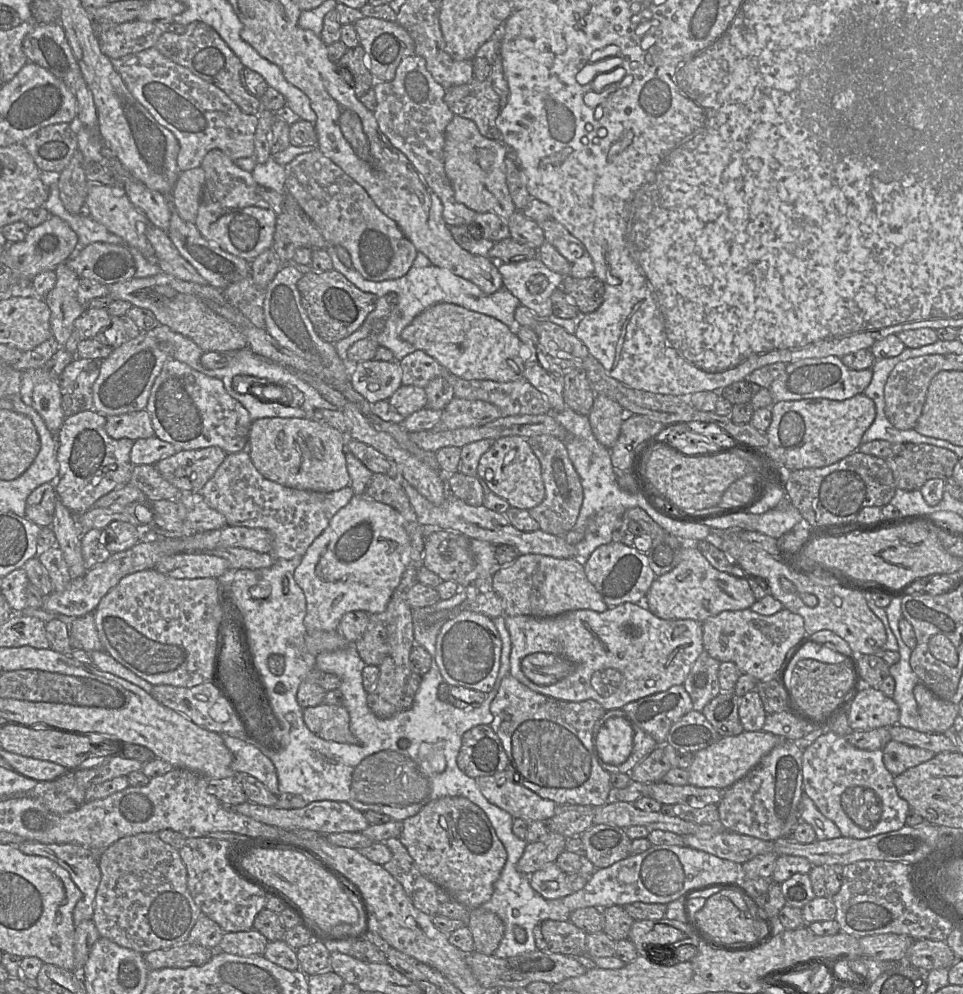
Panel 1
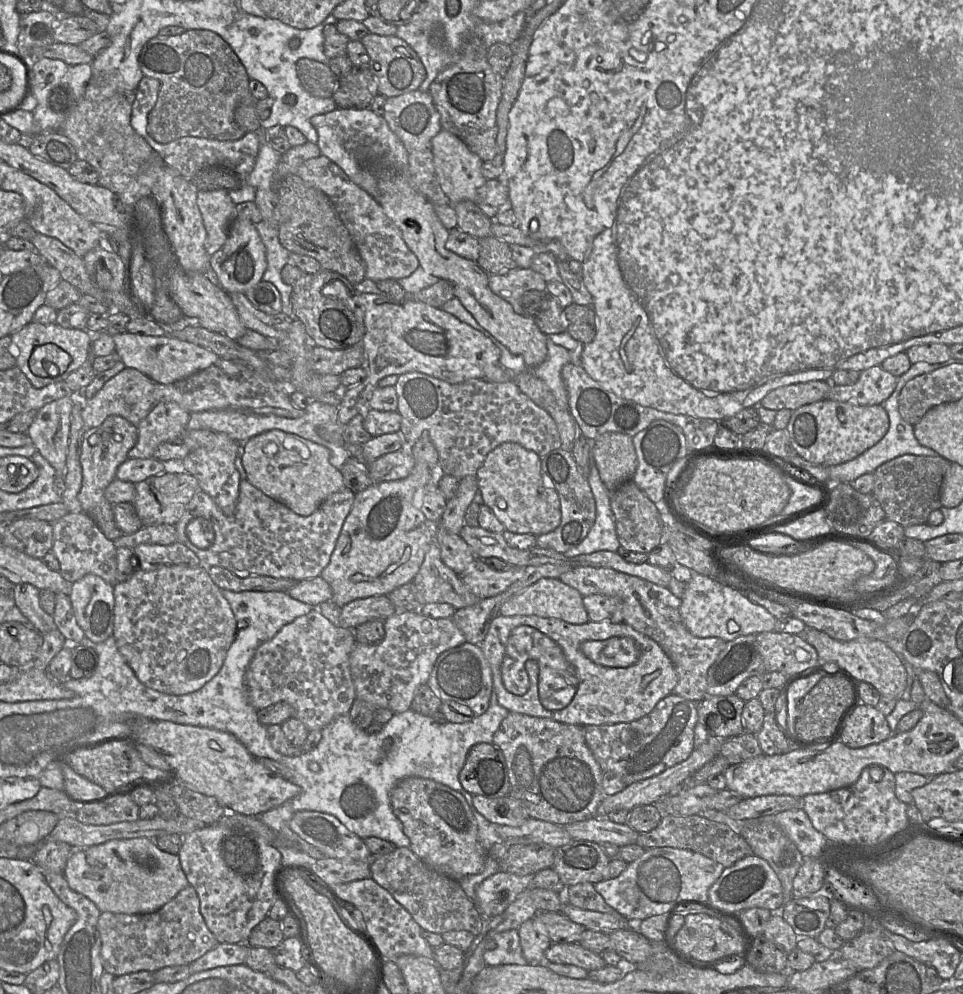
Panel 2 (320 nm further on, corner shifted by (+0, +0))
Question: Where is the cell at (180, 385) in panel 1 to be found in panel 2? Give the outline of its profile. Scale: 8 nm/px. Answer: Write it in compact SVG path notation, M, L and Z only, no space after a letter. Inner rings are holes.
M186 430L182 438L190 451L180 462L181 469L197 479L199 489L212 498L224 515L233 516L241 480L234 465L235 458L240 452L240 444L224 433L211 430Z

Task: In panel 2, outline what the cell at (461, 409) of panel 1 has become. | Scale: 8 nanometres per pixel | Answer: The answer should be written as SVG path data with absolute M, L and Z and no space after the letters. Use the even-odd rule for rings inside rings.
M404 447L367 464L372 484L378 484L406 478L413 470L415 462L410 447Z

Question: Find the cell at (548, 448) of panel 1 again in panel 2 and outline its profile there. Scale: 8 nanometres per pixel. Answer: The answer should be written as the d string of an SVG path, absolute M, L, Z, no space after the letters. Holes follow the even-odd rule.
M559 448L541 457L542 472L548 483L558 493L561 508L559 526L546 534L537 536L537 546L565 553L581 543L596 519L596 503L587 478L579 470L572 452Z

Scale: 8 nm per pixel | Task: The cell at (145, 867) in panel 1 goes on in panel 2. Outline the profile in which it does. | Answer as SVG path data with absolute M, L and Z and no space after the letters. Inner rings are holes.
M189 884L160 909L147 914L101 912L98 919L104 970L114 976L189 965L219 942L200 912L200 900Z

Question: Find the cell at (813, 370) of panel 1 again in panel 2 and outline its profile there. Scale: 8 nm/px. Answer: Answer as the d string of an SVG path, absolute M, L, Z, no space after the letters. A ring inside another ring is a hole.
M873 366L860 372L858 380L851 385L832 385L826 399L858 405L882 405L892 394L898 377L885 371L881 366Z

